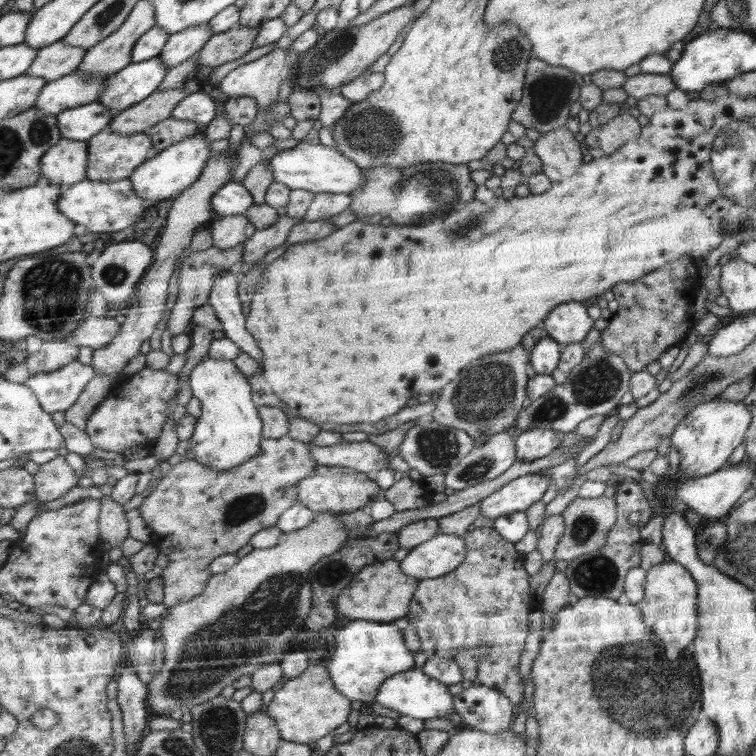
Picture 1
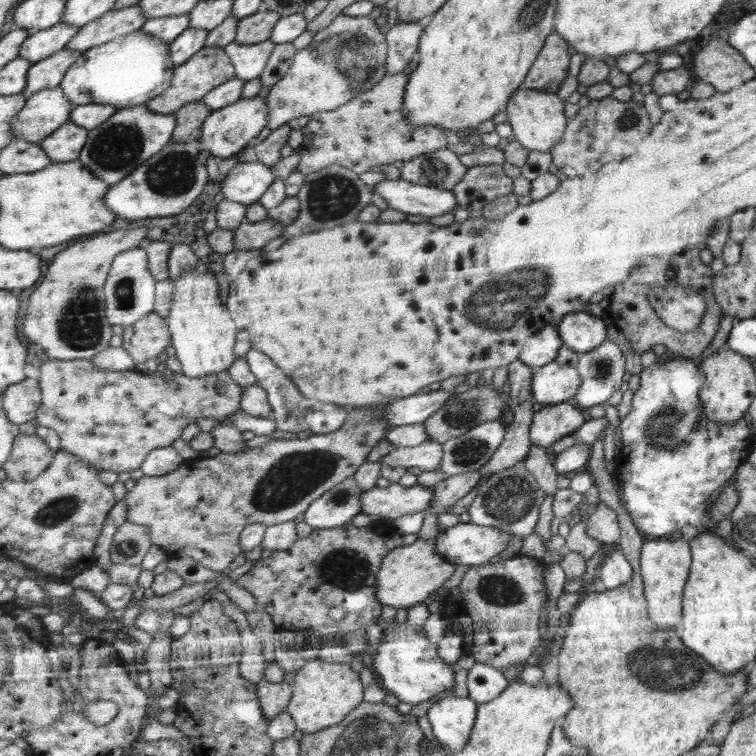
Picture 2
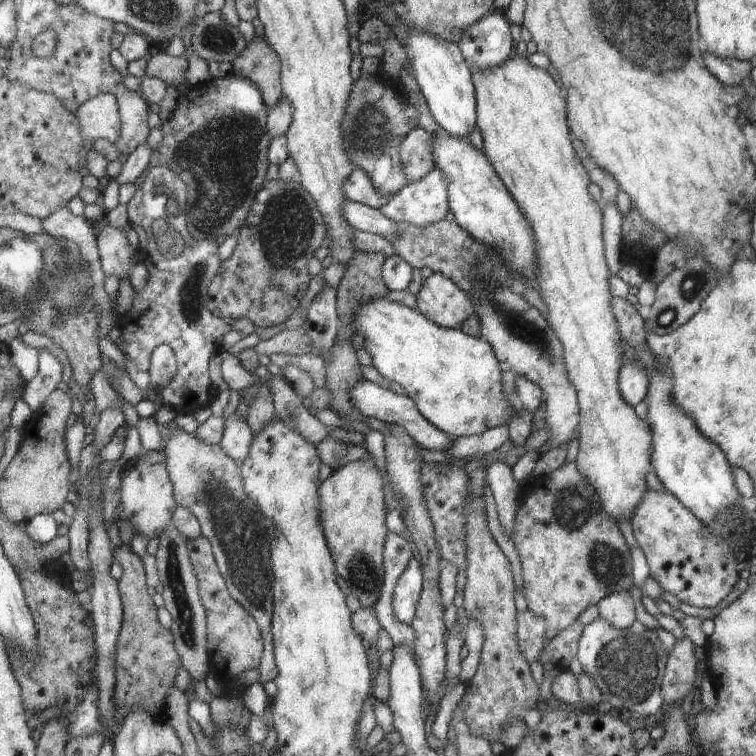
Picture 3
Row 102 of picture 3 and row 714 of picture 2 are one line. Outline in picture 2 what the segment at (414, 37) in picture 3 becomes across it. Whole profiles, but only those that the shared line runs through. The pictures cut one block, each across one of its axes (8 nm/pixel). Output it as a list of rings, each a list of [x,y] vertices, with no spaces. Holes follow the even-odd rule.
[[[453,694],[429,708],[427,716],[432,732],[448,754],[456,754],[467,746],[478,712],[479,704],[475,700]]]

